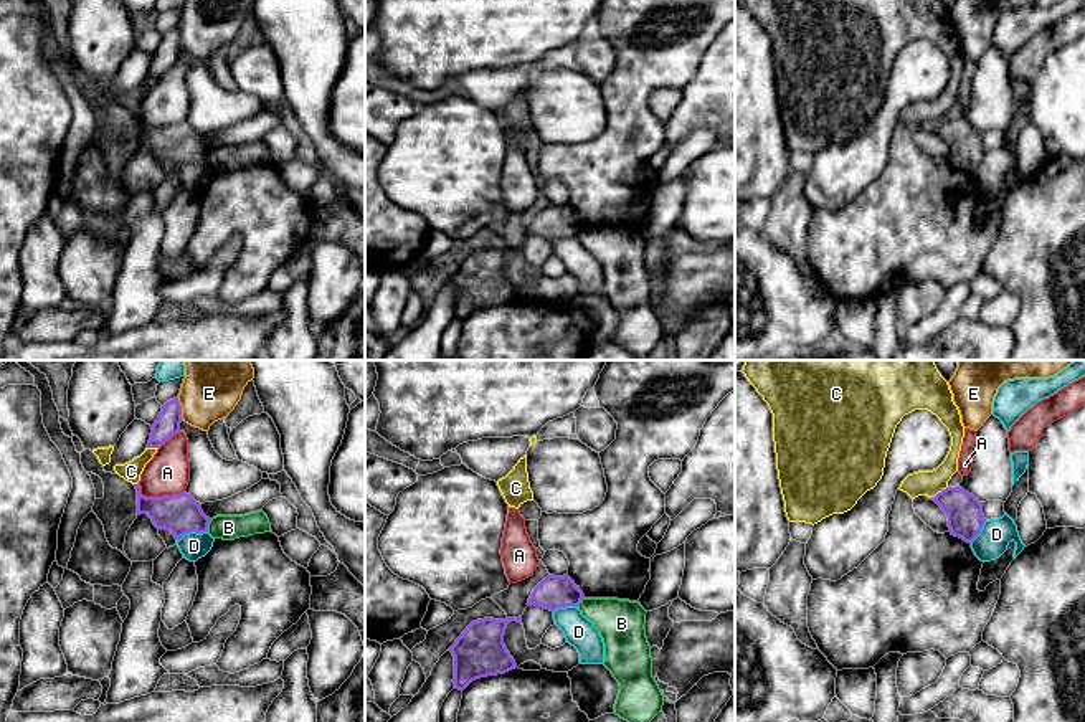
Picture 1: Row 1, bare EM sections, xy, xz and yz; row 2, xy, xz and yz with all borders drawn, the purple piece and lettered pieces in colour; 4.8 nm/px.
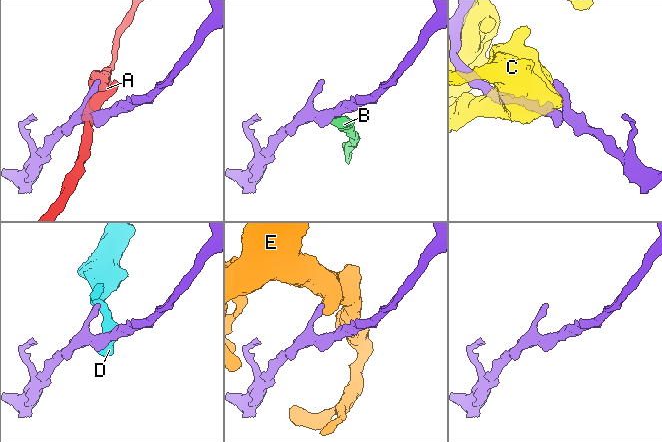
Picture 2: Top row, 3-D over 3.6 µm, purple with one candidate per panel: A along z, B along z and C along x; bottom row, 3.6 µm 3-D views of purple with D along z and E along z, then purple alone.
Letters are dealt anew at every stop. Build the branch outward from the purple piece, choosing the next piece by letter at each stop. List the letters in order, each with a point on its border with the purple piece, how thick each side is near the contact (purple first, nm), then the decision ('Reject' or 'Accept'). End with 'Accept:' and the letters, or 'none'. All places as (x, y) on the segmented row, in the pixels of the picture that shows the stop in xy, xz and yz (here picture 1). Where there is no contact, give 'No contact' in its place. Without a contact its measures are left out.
A: Touches purple at xy (157, 498). Thickness 200 nm (purple) against 220 nm. Reject
B: Touches purple at xy (207, 526). Thickness 200 nm (purple) against 130 nm. Reject
C: Touches purple at yz (938, 493). Thickness 180 nm (purple) against 130 nm. Reject
D: Touches purple at xy (192, 531). Thickness 200 nm (purple) against 130 nm. Reject
E: Touches purple at xy (180, 408). Thickness 120 nm (purple) against 300 nm. Reject
Accept: none

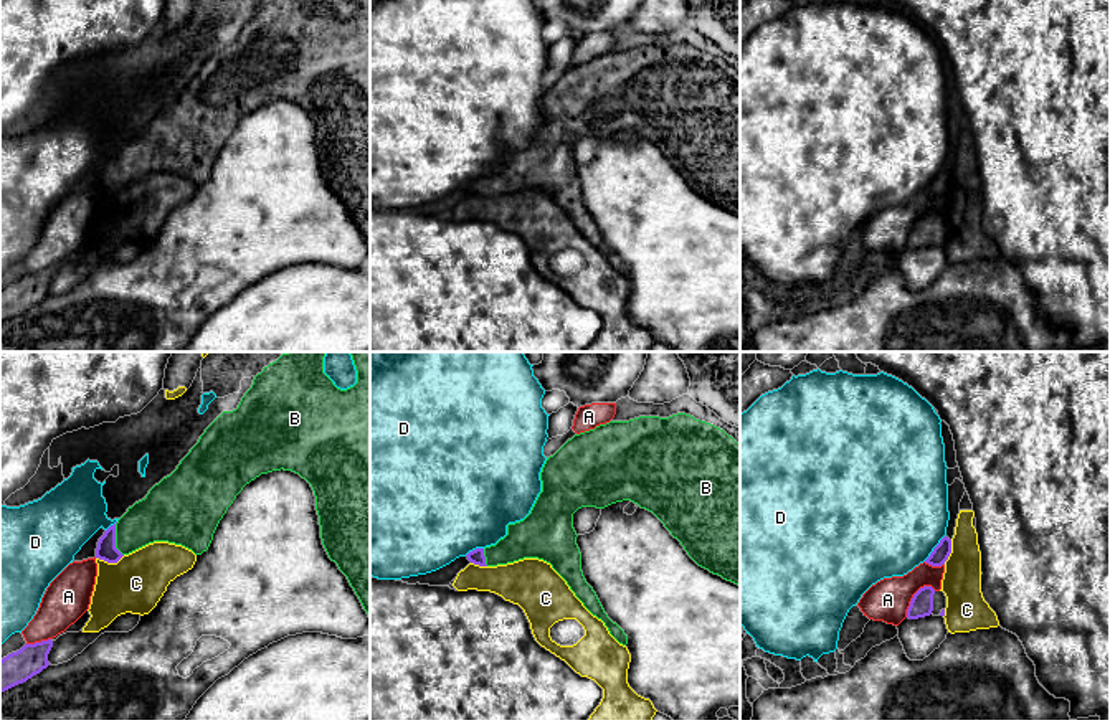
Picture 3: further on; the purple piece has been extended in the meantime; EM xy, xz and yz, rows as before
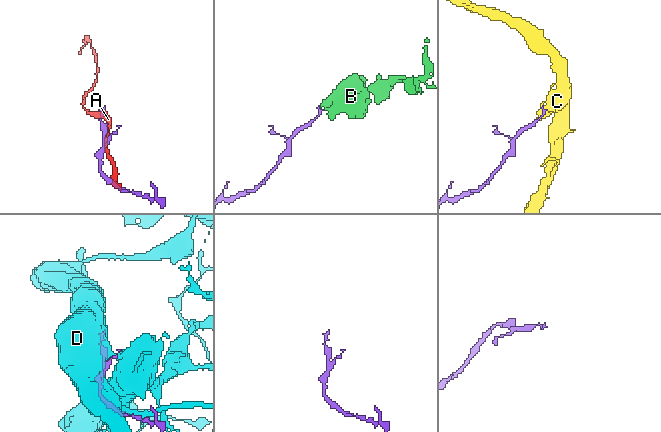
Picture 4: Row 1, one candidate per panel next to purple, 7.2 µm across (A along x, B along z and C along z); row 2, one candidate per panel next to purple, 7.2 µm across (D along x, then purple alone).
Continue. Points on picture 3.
A: Touches purple at yz (912, 598). Thickness 110 nm (purple) against 200 nm. Reject
B: Touches purple at xy (114, 539). Thickness 100 nm (purple) against 240 nm. Accept
C: Touches purple at xy (109, 562). Thickness 100 nm (purple) against 280 nm. Reject
D: Touches purple at yz (934, 549). Thickness 90 nm (purple) against 500 nm. Reject
Accept: B

